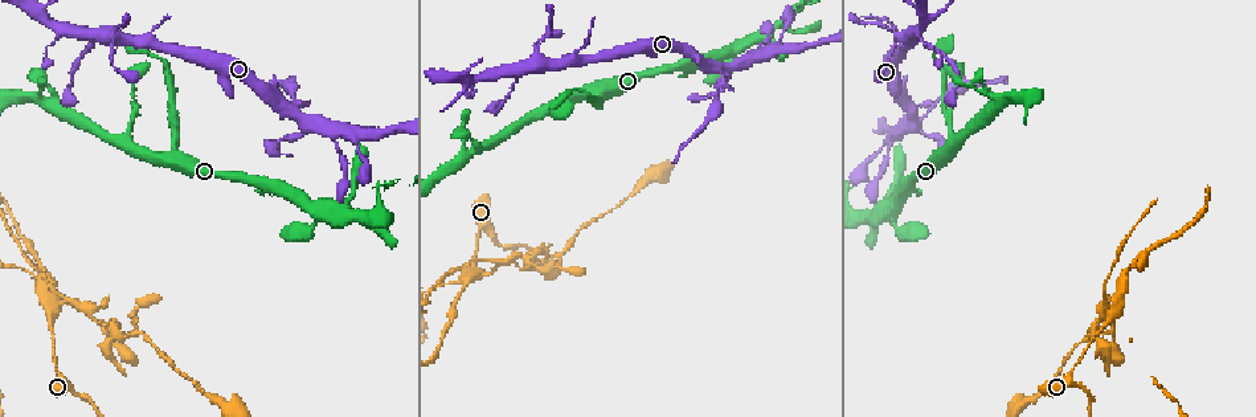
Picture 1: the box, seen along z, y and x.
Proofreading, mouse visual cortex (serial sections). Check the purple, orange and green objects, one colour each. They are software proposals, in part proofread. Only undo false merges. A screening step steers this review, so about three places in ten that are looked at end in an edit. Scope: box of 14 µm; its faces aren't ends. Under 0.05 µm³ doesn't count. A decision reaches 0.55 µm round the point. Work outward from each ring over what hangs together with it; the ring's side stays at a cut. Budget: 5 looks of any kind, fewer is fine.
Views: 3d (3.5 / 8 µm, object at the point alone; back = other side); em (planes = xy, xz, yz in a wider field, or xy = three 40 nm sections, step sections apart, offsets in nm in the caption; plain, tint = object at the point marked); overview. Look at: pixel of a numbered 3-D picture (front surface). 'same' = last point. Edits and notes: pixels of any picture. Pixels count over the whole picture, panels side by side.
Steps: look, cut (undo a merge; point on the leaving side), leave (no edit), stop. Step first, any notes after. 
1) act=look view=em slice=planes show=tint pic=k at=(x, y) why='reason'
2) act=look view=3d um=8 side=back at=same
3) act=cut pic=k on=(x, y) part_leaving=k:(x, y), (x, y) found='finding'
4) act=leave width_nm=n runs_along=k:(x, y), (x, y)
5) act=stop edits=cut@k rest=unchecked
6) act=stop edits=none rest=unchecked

act=look view=3d um=8 pic=1 at=(172, 156) why='calibre changes'

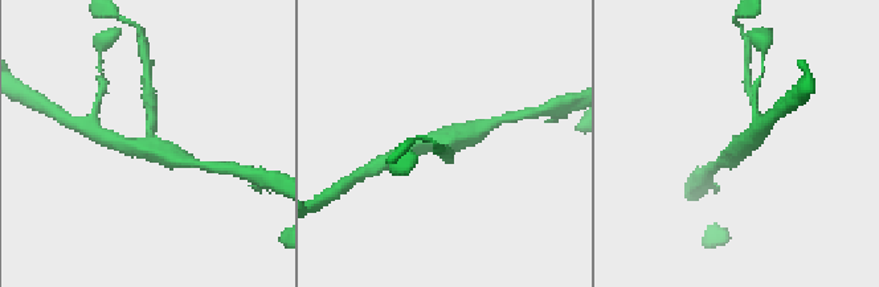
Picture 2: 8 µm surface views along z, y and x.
act=look view=3d um=3.5 pic=2 at=(148, 141) why='closer look'

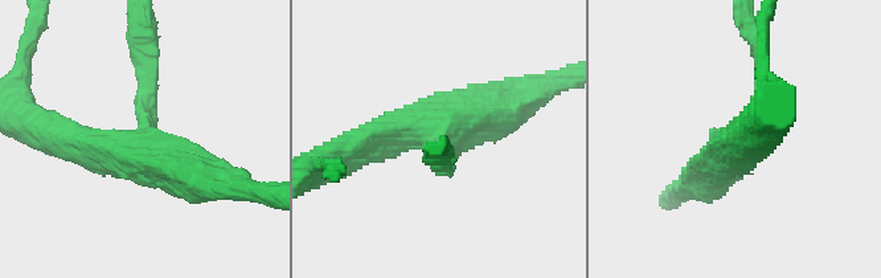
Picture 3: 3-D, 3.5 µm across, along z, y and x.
act=look view=em slice=xy step=2 show=tint pic=3 at=(143, 140) arms=3 arm_widths_nm=200,350,450

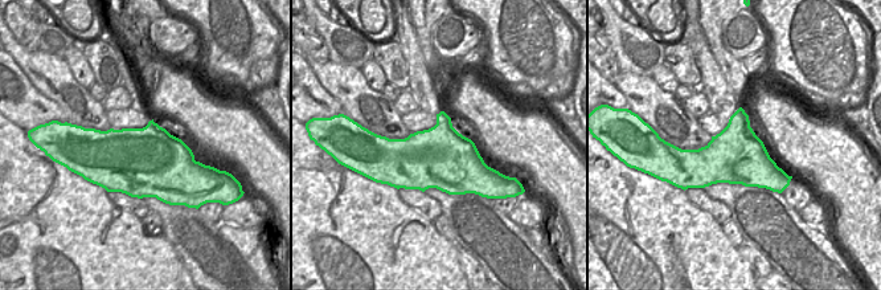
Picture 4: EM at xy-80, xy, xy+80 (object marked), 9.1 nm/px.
act=cut pic=3 on=(146, 45) part_leaving=3:(144, 94), (144, 25) found='two cells meet here'

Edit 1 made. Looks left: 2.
act=look view=em slice=xy step=2 show=tint pic=1 at=(291, 110)

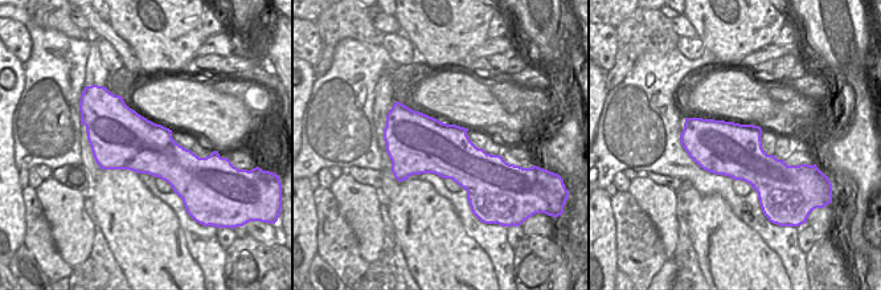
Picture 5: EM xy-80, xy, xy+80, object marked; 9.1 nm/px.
act=look view=3d um=3.5 at=same why='wider look'

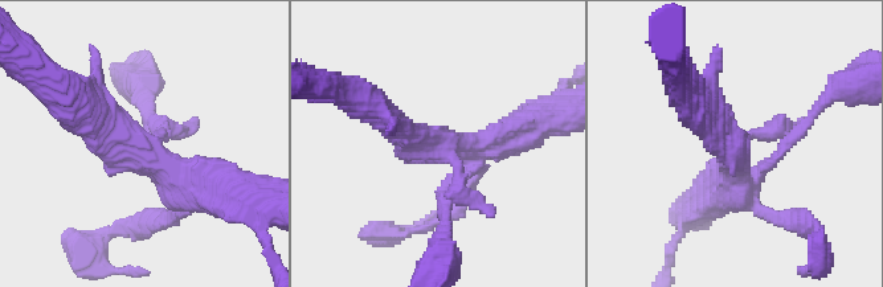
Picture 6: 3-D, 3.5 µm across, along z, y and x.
act=cut pic=6 on=(150, 91) part_leaving=6:(449, 205), (441, 259), (429, 277) found='two cells meet here'

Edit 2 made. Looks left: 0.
act=stop edits=cut@3,cut@6 rest=unchecked

